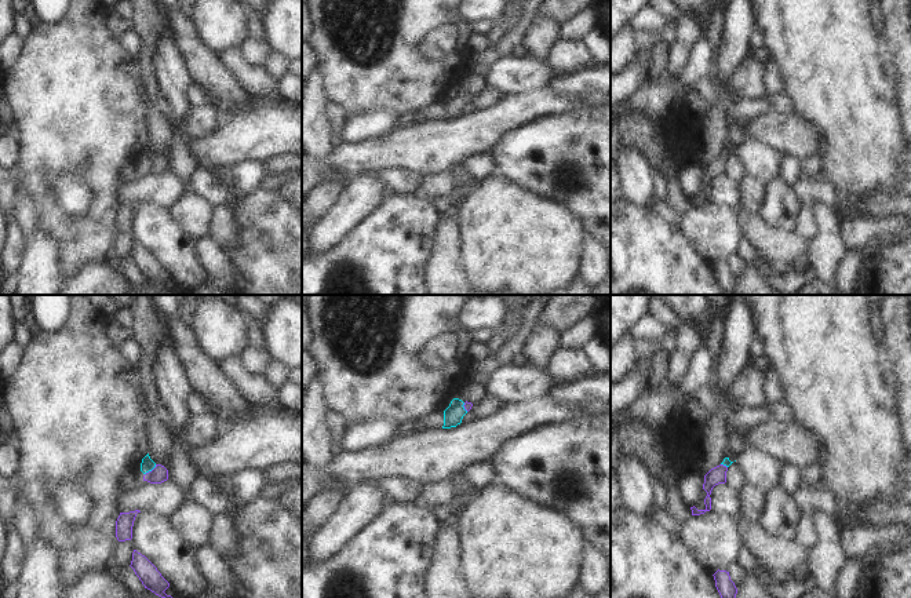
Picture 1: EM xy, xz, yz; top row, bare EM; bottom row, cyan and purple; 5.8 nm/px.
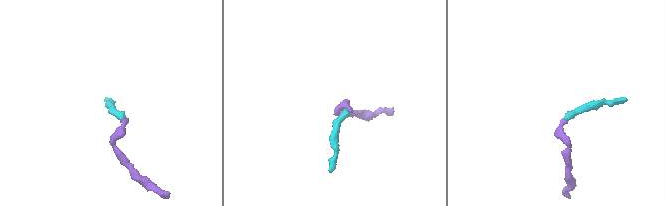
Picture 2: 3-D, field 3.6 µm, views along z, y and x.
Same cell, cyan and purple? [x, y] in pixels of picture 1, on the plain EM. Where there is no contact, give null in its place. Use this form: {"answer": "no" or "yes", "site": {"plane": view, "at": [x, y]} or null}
{"answer": "yes", "site": {"plane": "xy", "at": [150, 161]}}

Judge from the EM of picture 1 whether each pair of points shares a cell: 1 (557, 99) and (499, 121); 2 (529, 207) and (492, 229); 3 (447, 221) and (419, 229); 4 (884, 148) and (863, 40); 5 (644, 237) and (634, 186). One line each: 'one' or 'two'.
1: one
2: one
3: two
4: one
5: two

